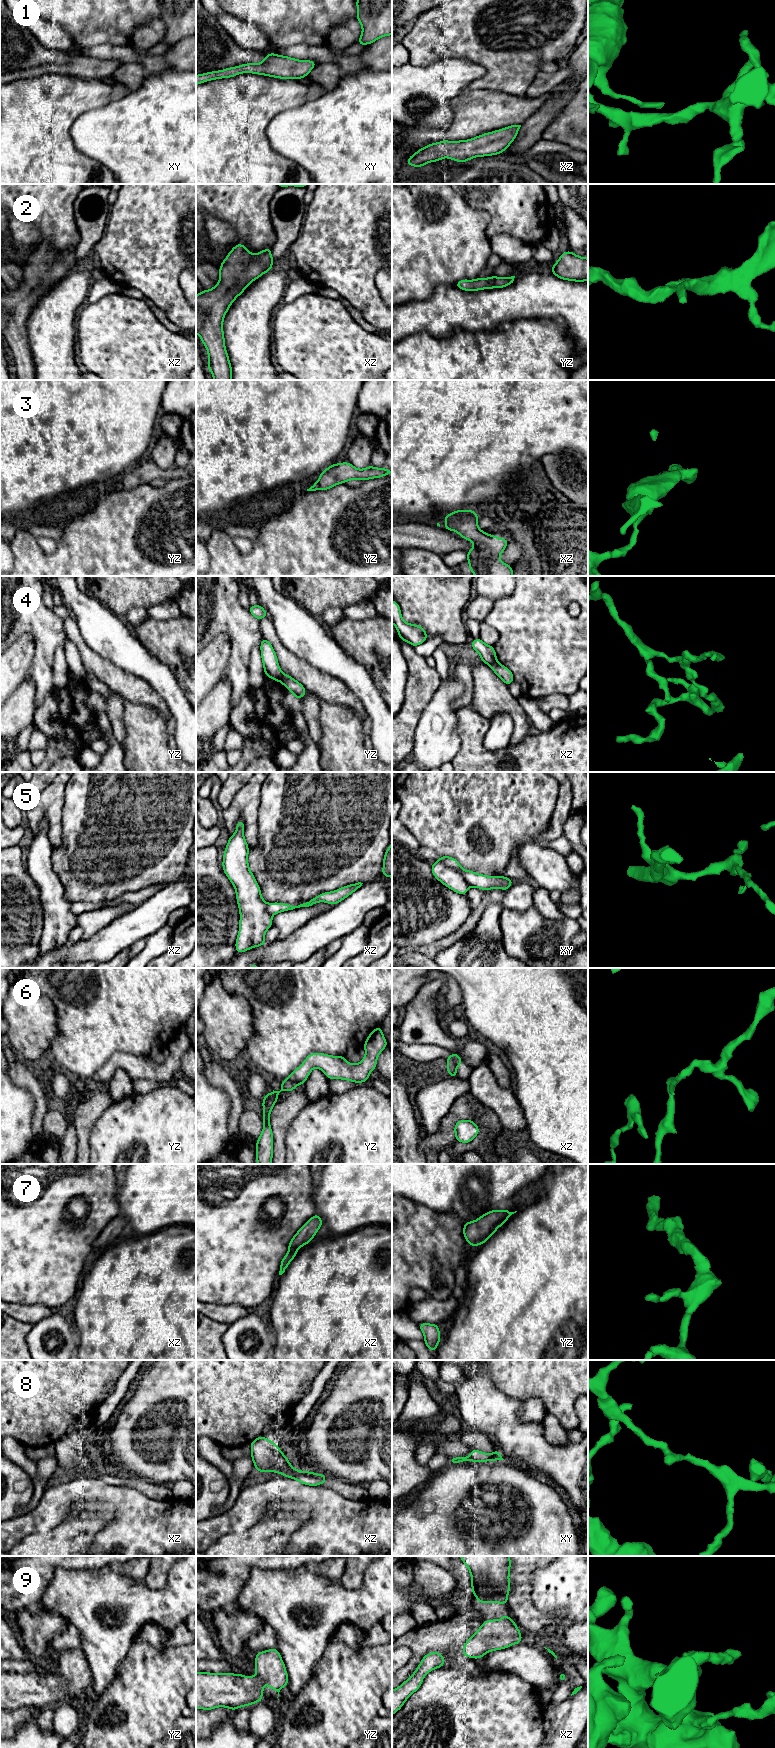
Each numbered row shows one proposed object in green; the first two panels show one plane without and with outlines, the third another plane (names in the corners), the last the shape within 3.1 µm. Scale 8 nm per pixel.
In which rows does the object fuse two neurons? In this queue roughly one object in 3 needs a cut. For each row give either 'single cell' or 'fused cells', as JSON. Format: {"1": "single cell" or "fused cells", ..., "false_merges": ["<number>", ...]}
{"1": "single cell", "2": "single cell", "3": "single cell", "4": "fused cells", "5": "fused cells", "6": "fused cells", "7": "single cell", "8": "single cell", "9": "single cell", "false_merges": ["4", "5", "6"]}

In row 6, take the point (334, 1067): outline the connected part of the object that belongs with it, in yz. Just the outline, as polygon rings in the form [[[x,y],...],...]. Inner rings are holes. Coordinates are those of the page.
[[[381,1025],[367,1037],[363,1047],[365,1056],[358,1064],[348,1063],[345,1056],[331,1056],[324,1053],[310,1053],[303,1063],[296,1068],[288,1080],[304,1084],[313,1068],[319,1068],[328,1079],[349,1080],[363,1083],[369,1080],[369,1073],[376,1070],[379,1054],[388,1046]]]

